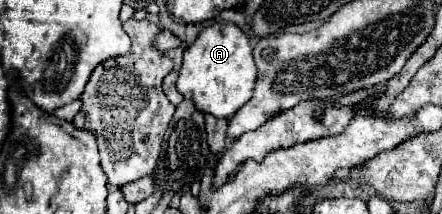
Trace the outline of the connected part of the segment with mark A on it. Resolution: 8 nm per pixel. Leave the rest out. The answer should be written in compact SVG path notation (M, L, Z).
M214 22L206 26L184 52L184 62L178 72L178 92L192 100L194 106L216 118L230 118L252 96L256 84L256 64L248 36L232 22Z

